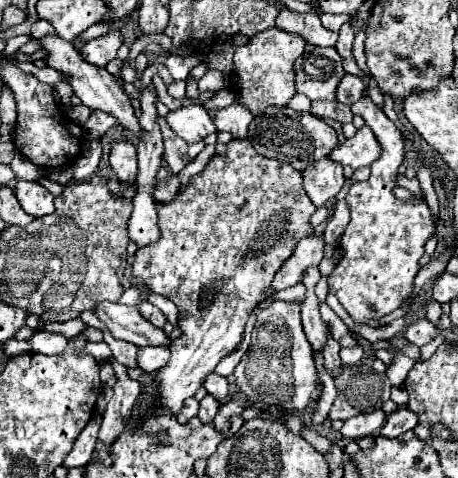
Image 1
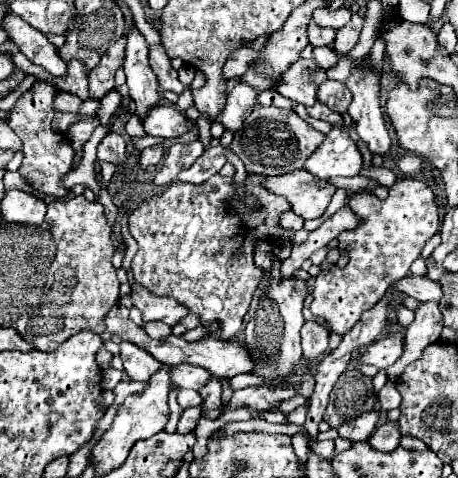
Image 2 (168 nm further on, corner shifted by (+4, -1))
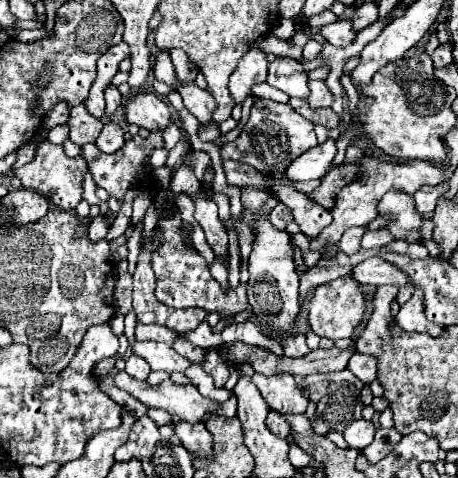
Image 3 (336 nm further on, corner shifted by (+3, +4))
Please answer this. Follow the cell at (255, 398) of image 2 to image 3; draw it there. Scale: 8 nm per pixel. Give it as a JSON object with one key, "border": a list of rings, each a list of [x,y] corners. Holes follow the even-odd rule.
{"border":[[[253,374],[253,382],[259,388],[267,406],[281,414],[303,414],[309,404],[309,400],[297,388],[295,378],[291,374],[275,374],[275,378]]]}

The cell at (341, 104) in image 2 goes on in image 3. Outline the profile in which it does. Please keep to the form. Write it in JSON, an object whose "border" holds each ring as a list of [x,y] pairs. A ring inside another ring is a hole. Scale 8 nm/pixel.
{"border":[[[315,80],[315,82],[309,82],[309,96],[307,96],[307,102],[309,102],[311,108],[331,106],[333,94],[329,92],[329,88],[325,86],[323,80]]]}

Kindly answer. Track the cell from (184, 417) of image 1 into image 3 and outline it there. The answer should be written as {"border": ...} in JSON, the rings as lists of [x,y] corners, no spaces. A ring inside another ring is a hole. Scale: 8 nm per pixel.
{"border":[[[179,422],[179,424],[175,424],[175,436],[193,454],[193,458],[197,458],[197,460],[213,458],[213,438],[203,422],[197,422],[197,424]]]}

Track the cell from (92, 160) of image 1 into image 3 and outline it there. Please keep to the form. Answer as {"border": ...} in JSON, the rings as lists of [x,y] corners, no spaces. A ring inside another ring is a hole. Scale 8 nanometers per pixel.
{"border":[[[113,84],[107,86],[107,90],[105,90],[105,103],[105,116],[110,116],[121,106],[121,94]]]}

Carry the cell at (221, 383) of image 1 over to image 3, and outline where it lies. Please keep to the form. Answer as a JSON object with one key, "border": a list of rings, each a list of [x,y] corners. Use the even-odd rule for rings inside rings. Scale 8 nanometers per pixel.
{"border":[[[135,340],[131,344],[131,350],[135,356],[147,360],[151,370],[165,370],[171,374],[171,372],[185,372],[191,366],[191,362],[187,358],[179,356],[165,342],[153,342],[153,340],[139,342],[139,340]]]}

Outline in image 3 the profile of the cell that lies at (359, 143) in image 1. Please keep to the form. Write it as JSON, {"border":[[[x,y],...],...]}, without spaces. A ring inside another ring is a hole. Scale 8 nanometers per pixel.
{"border":[[[327,140],[321,146],[315,146],[307,150],[307,154],[301,154],[291,162],[291,166],[285,170],[289,180],[315,180],[323,178],[331,170],[331,162],[335,158],[335,140]]]}

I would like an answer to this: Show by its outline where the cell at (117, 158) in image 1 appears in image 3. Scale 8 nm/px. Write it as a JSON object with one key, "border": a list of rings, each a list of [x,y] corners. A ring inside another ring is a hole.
{"border":[[[107,122],[95,142],[99,146],[99,150],[111,154],[111,152],[117,152],[119,148],[123,148],[125,140],[123,140],[123,128],[115,122]]]}

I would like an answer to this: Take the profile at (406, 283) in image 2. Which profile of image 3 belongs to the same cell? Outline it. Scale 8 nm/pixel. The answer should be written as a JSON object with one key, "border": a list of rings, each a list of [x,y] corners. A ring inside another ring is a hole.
{"border":[[[369,258],[361,264],[357,264],[351,270],[351,276],[359,284],[371,284],[371,286],[383,286],[383,284],[395,284],[395,286],[405,286],[409,284],[407,276],[395,268],[391,262],[385,262],[381,258]]]}

